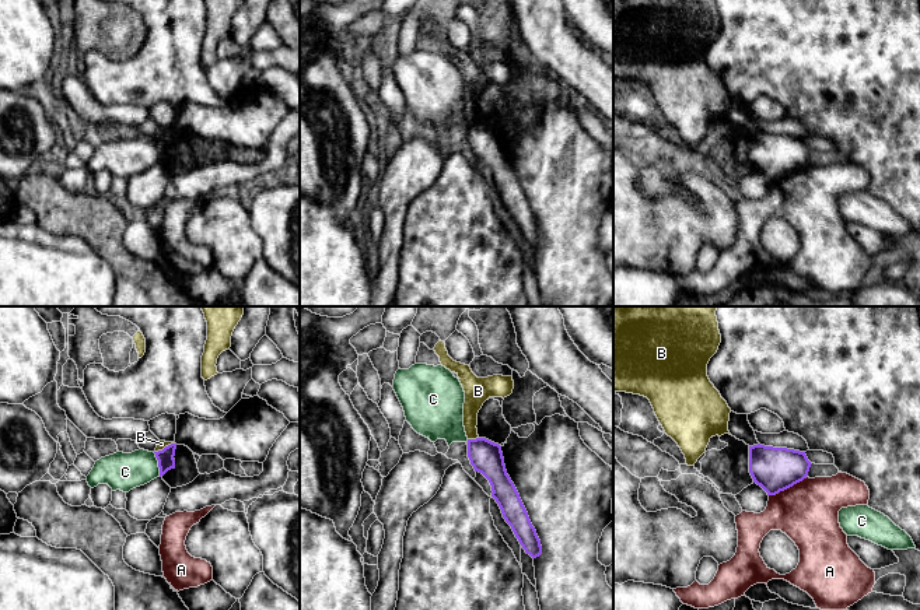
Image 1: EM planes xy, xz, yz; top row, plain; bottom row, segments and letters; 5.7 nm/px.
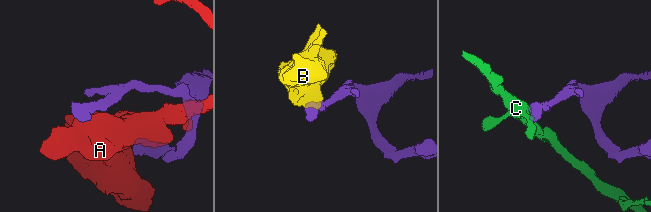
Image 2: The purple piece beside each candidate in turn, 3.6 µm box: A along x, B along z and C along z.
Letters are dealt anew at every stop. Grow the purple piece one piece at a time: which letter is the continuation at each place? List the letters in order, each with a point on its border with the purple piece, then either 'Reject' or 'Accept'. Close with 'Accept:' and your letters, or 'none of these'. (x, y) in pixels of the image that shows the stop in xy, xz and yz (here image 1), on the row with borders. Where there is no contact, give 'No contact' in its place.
A: Touches purple at yz (787, 487). Reject
B: Touches purple at xz (472, 440). Reject
C: Touches purple at xy (158, 465). Reject
Accept: none of these

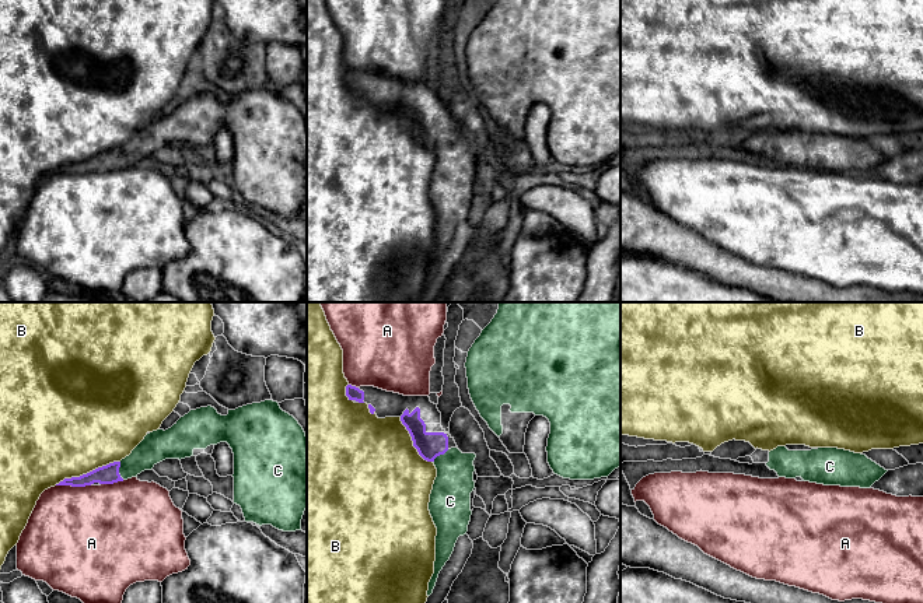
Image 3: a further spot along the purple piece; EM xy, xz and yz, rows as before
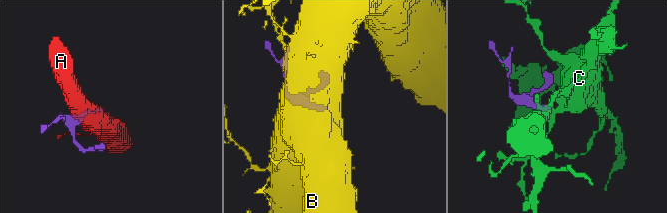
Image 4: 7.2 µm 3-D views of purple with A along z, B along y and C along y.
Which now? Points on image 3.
A: Touches purple at xy (73, 486). Reject
B: Touches purple at xy (87, 473). Reject
C: Touches purple at xy (118, 470). Accept
Accept: C

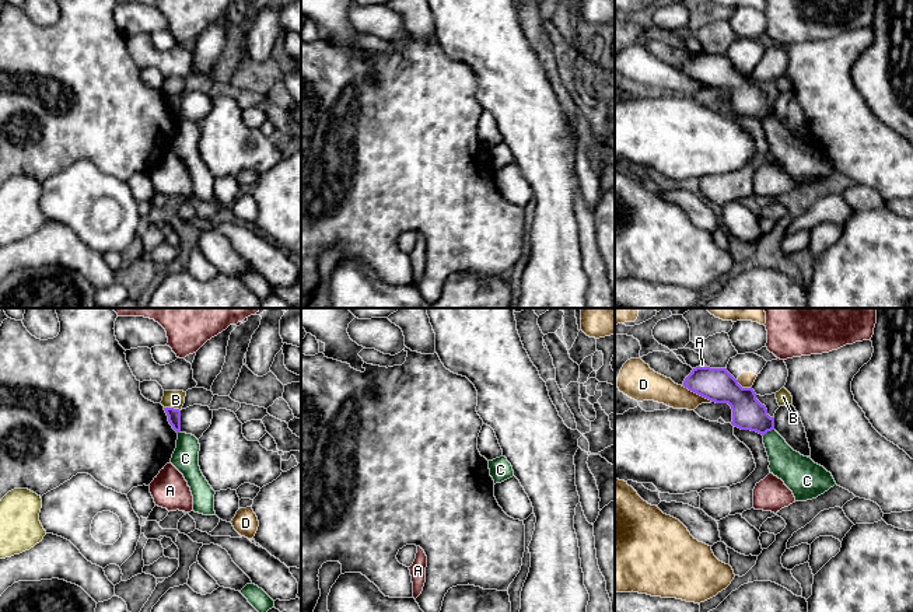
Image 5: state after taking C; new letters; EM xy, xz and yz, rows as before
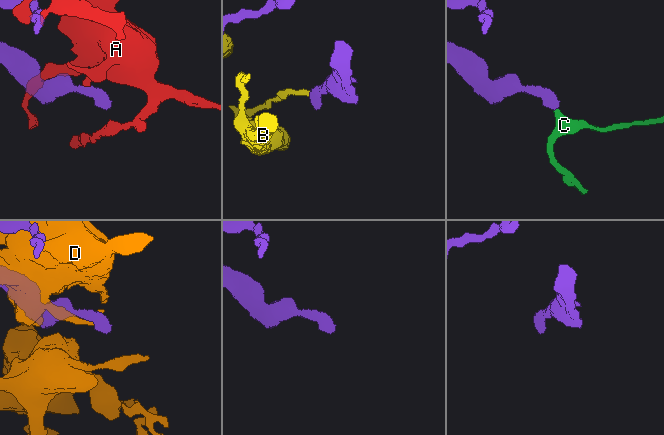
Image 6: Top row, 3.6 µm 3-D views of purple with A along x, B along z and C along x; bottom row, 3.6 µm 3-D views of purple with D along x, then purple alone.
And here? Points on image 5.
A: Touches purple at yz (703, 367). Reject
B: Touches purple at xy (172, 408). Reject
C: Touches purple at yz (768, 430). Reject
D: Touches purple at yz (698, 394). Reject
Accept: none of these

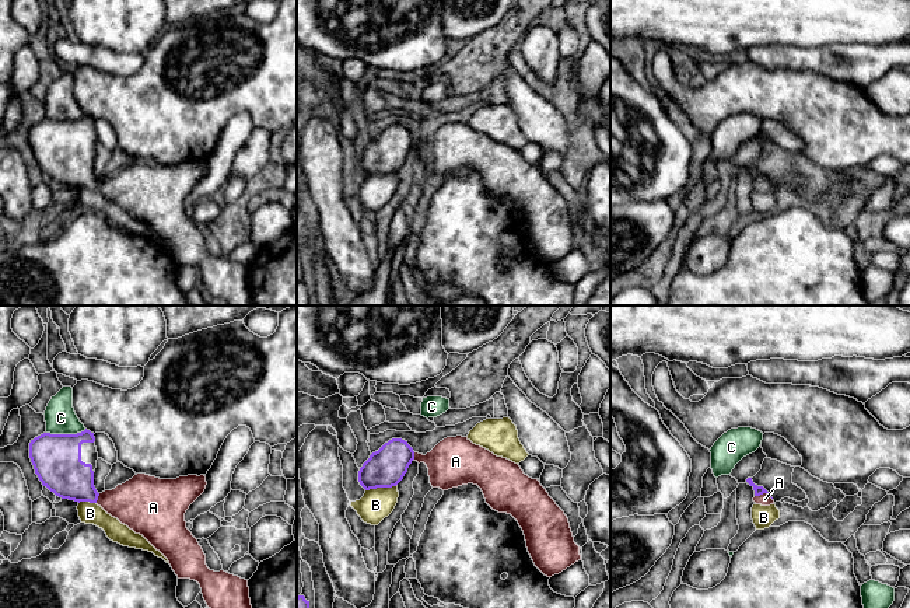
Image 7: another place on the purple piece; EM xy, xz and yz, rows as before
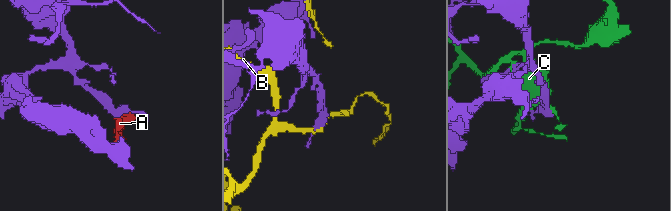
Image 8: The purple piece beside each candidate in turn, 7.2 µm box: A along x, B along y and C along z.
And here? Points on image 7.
A: Touches purple at yz (763, 492). Accept
B: Touches purple at xz (381, 486). Reject
C: Touches purple at xy (66, 434). Reject
Accept: A

